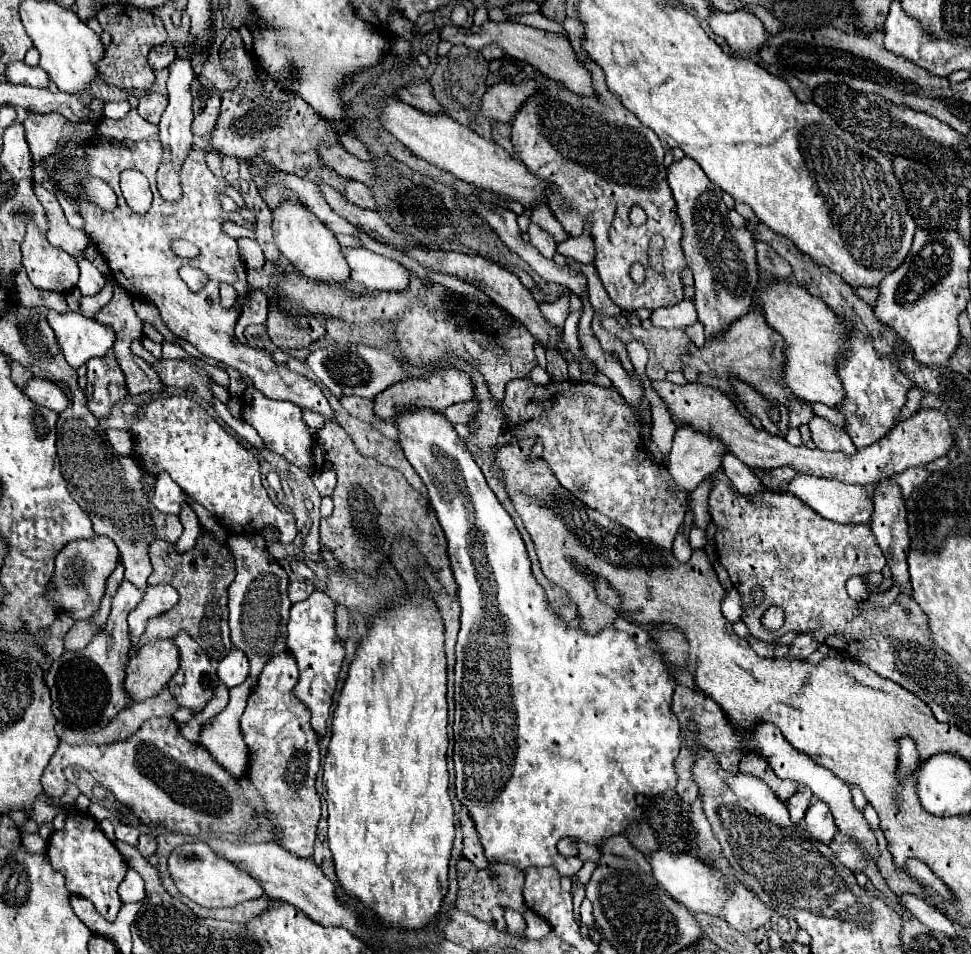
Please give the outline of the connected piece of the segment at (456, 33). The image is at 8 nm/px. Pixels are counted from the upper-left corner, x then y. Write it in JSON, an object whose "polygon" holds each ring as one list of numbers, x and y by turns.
{"polygon":[[487,20,485,24,473,26,473,28,443,26,443,30,439,32,439,38,449,40,451,44,463,44,463,46,473,48,473,50,481,50,483,46,497,46,507,56,511,56,515,60,529,62,531,66,541,70,545,76,557,80,559,84,565,84,575,94,587,94,587,96,593,94,591,74,575,60,575,54,573,54,573,48,571,48,569,40,561,34,543,32,543,30,523,26,523,24,515,24,515,22,491,22,491,20]]}

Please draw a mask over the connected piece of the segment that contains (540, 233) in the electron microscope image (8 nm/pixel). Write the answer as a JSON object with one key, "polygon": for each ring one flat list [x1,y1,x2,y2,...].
{"polygon":[[529,224,529,236,531,236,531,244,545,256,545,258,553,258,555,256,555,238,545,232,543,228,539,228,537,224]]}

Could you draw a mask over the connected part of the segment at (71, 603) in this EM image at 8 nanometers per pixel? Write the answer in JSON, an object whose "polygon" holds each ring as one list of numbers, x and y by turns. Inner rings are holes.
{"polygon":[[95,536,85,542,87,552,75,552,75,542,67,544,59,556,55,558,55,600,59,600,59,608,63,608,73,620,85,620,99,608,99,600,105,594,105,582,109,574,115,570,119,552,111,538]]}

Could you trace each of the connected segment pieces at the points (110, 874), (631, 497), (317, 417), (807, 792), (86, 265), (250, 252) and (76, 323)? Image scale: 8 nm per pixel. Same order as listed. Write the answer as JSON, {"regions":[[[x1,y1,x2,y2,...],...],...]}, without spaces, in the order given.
{"regions":[[[71,812,67,816,65,826,51,834,47,856,51,866,57,872,63,872,65,886,71,894,91,900,95,908,105,916,105,920,115,920,117,912,121,910,121,898,117,890,127,874,127,862,113,846,113,842,105,838,99,822,95,822,89,812]],[[511,380,507,384,507,394,503,400,503,430,515,436,517,440,535,438,543,442,541,458,547,462,559,484,577,496,587,506,599,510,611,520,617,520,627,530,635,532,641,540,649,540,659,548,671,552,677,528,683,522,687,512,687,494,679,492,675,484,671,484,671,476,667,470,661,470,659,464,651,464,651,460,643,458,643,440,635,412,627,408,623,396,615,392,615,388,603,388,589,382,549,382,545,386,535,384,533,380]],[[303,408,303,420,305,420,305,424,309,426,311,436,315,438,315,436,317,436,317,432,323,428,323,424,325,424,329,418,325,418,323,414,317,414,317,412,309,410,309,408]],[[802,786,785,802,785,806,789,808,789,814,791,814,791,820,793,820,793,822,799,822,799,820,805,816,805,812,807,812,807,808,809,808,811,798,811,790,806,786]],[[83,260,83,262,79,262,79,268,81,268,81,278,77,282,77,288,81,290,83,296,93,296,107,284,103,274,91,262]],[[239,238,239,254,245,262,247,268,261,269,261,266,265,264,265,258,263,258,263,252,259,248,259,244,255,240,249,240,249,238]],[[47,312,47,322,55,332,61,356,71,368,81,368,89,358,105,356,115,340,111,328,79,312]]]}

